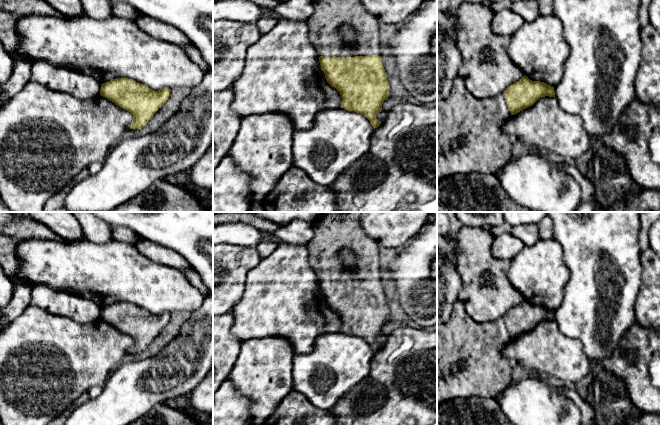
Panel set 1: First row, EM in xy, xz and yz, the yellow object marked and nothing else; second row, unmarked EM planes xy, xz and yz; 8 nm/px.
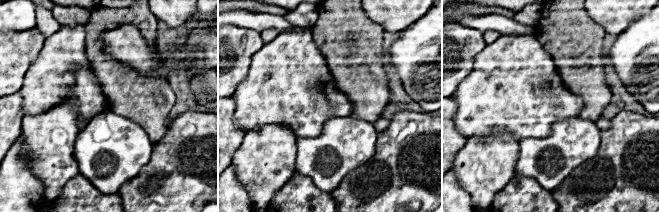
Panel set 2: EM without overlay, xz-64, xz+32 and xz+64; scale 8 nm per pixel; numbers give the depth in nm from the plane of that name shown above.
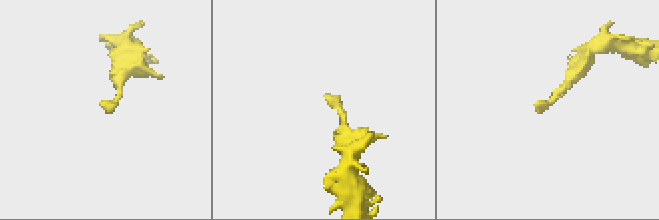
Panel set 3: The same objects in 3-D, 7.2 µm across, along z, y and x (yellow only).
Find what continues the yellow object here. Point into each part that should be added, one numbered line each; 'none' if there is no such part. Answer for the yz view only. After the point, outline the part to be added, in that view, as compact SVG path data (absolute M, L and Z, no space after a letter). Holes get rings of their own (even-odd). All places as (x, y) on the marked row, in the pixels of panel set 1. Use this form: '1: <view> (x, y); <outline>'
1: yz (470, 140); M457 76L449 96L437 102L437 182L457 174L496 174L511 159L516 141L502 130L510 116L503 94L478 99Z

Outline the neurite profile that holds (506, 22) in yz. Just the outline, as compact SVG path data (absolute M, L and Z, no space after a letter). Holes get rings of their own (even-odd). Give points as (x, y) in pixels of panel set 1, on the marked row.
M510 8L504 9L494 13L492 30L498 35L511 36L519 30L525 22L522 16L516 14Z

